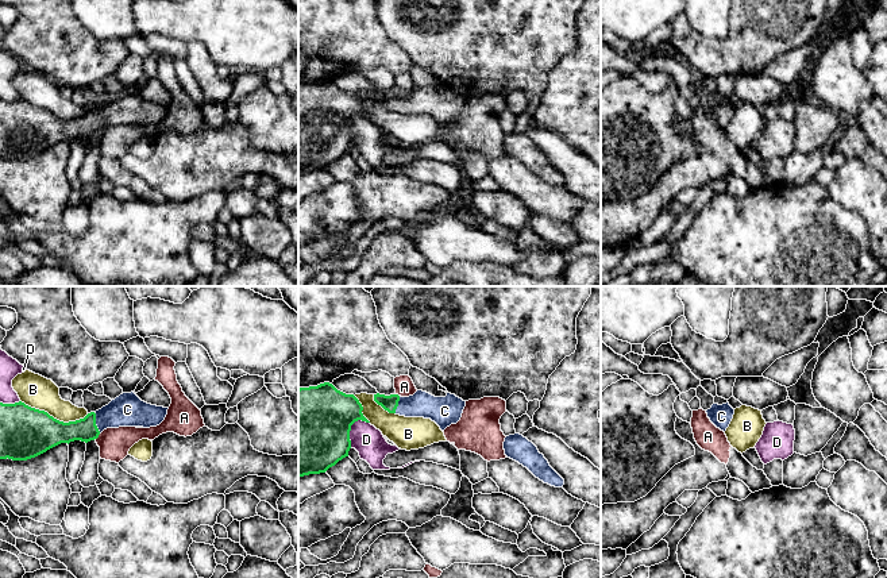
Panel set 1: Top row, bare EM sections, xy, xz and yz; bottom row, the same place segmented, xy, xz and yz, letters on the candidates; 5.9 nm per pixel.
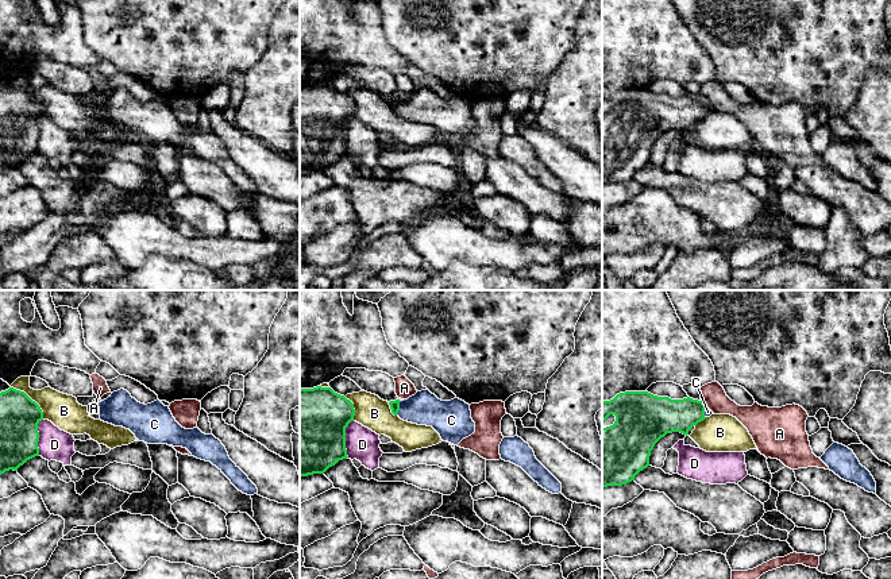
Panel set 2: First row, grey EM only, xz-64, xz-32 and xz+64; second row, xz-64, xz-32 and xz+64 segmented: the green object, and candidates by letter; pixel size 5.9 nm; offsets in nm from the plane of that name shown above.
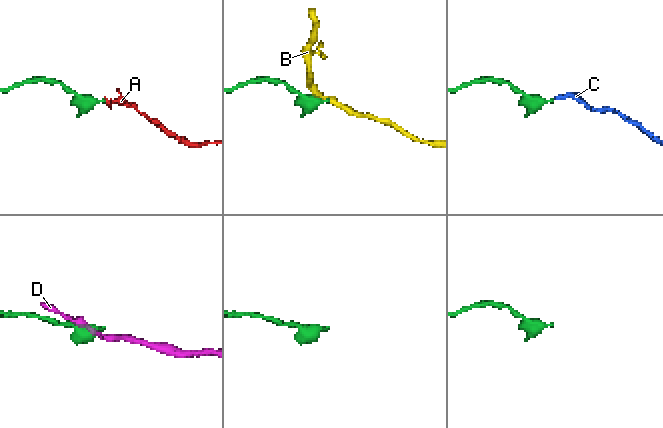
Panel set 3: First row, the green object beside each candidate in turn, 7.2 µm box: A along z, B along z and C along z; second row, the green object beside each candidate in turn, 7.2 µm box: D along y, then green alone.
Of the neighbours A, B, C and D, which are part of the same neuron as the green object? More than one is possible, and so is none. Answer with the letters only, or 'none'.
C

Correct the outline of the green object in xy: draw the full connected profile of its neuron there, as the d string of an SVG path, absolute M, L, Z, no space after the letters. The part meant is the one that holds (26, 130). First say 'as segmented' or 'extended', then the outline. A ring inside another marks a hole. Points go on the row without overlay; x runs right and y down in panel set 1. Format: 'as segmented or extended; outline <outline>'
extended; outline M131 89L84 116L63 120L22 99L0 100L0 157L27 158L61 140L88 140L107 126L157 124L165 117L167 107L147 101Z

